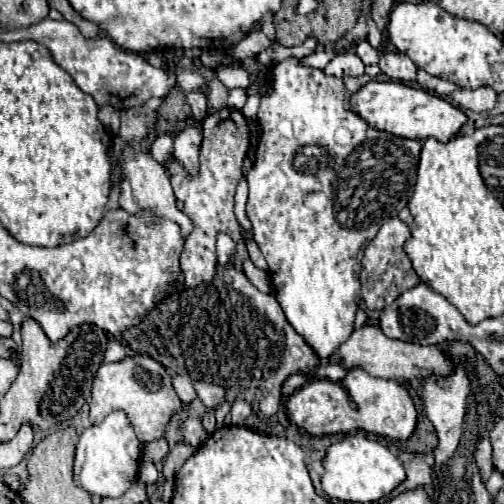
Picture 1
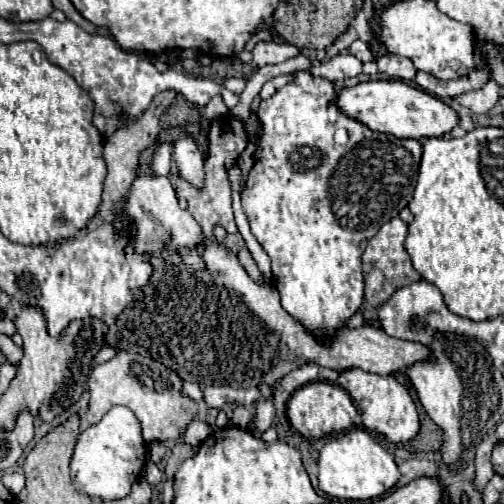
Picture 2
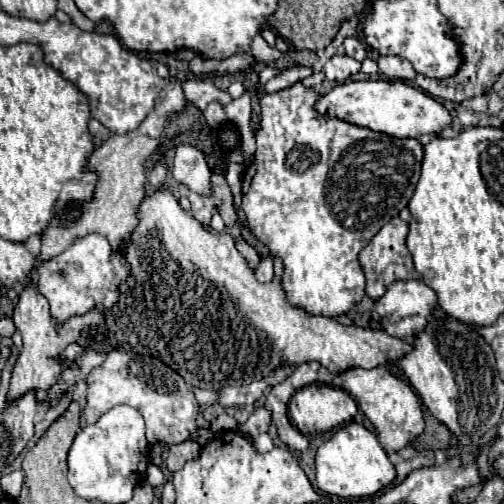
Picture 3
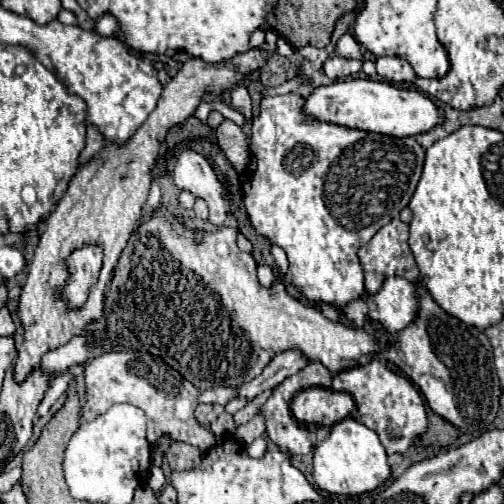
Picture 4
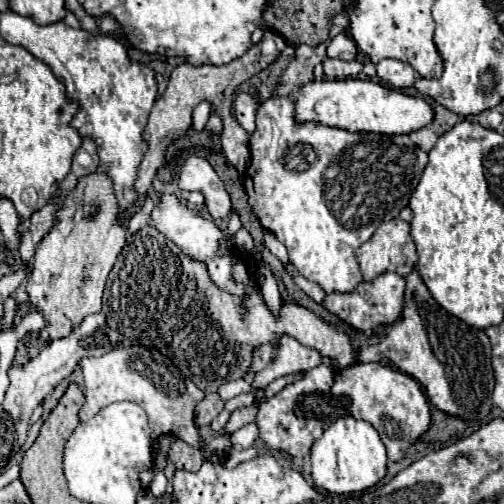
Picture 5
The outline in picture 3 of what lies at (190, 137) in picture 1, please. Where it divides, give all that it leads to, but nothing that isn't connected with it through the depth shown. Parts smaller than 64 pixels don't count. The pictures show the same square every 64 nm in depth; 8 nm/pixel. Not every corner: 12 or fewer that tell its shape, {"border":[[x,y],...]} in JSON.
{"border":[[176,148],[172,176],[210,196],[212,170],[200,150]]}

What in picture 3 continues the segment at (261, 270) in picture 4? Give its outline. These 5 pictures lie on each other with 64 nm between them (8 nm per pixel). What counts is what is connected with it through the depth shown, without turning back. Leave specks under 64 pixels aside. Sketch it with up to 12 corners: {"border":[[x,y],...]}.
{"border":[[262,258],[256,268],[258,282],[270,282],[274,276],[272,258]]}

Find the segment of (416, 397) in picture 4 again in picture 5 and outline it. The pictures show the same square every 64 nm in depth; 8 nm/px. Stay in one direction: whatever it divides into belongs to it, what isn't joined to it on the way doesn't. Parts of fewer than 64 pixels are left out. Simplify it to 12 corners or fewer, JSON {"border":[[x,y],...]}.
{"border":[[378,362],[334,376],[330,396],[402,460],[428,430],[420,384]]}

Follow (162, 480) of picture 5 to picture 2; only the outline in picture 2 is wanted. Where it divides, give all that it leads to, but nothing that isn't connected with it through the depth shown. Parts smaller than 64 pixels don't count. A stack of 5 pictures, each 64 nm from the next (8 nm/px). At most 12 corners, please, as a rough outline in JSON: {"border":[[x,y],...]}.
{"border":[[154,462],[144,468],[148,484],[158,486],[162,482],[162,472]]}

